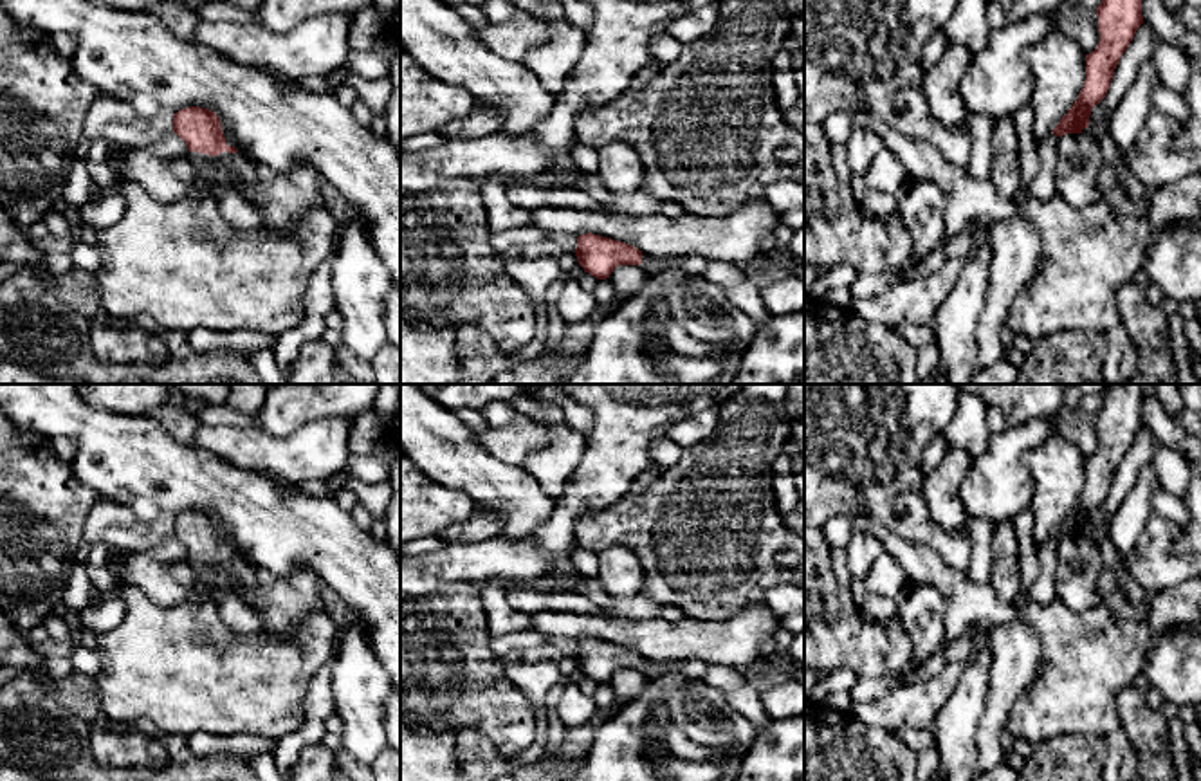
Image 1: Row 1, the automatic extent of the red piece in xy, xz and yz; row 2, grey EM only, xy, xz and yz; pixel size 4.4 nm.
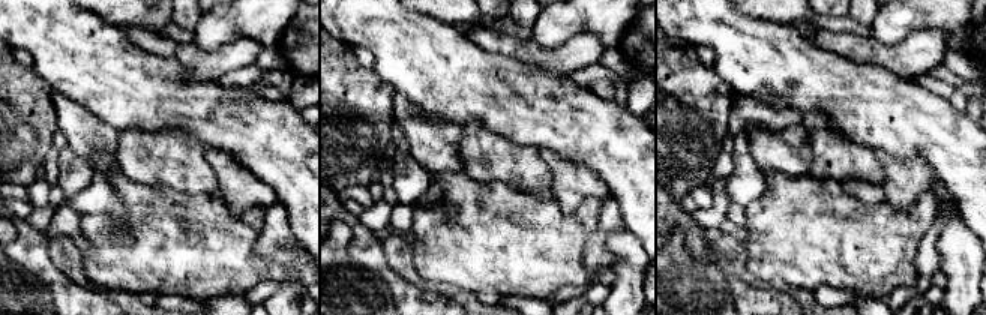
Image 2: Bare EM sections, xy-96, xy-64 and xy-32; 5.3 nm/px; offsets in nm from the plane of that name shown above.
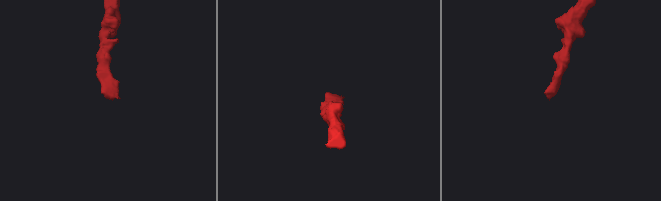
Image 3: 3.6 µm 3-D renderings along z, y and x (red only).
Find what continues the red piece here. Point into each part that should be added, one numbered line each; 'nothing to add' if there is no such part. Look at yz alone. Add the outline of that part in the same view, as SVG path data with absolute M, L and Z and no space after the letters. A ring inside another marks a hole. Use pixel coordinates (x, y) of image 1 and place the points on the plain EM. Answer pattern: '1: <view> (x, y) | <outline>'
1: yz (1043, 590) | M1050 538L1046 543L1039 545L1039 574L1031 586L1028 588L1030 602L1048 604L1059 597L1057 586L1057 570L1059 570L1059 556L1057 556L1059 541Z

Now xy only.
1: xy (228, 576) | M188 556L188 561L197 577L195 599L211 599L218 604L225 595L240 597L256 581L256 568L240 556L222 556L215 561Z

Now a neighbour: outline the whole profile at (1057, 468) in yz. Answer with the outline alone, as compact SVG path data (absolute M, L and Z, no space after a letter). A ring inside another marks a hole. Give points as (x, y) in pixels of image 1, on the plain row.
M1055 431L1022 460L1033 478L1033 539L1042 545L1077 505L1086 485L1086 458Z

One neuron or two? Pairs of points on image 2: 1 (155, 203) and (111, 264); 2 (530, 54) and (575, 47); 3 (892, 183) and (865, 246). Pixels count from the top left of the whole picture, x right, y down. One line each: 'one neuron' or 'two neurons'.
1: one neuron
2: one neuron
3: two neurons

